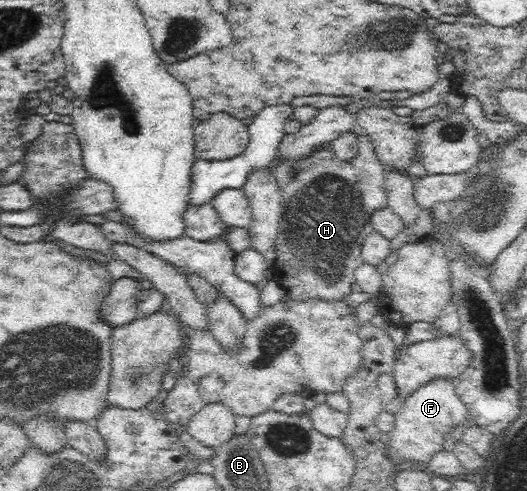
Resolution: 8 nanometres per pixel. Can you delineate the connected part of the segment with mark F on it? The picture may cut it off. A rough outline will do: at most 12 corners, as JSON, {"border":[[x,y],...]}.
{"border":[[433,378],[393,407],[388,458],[430,462],[466,405]]}

